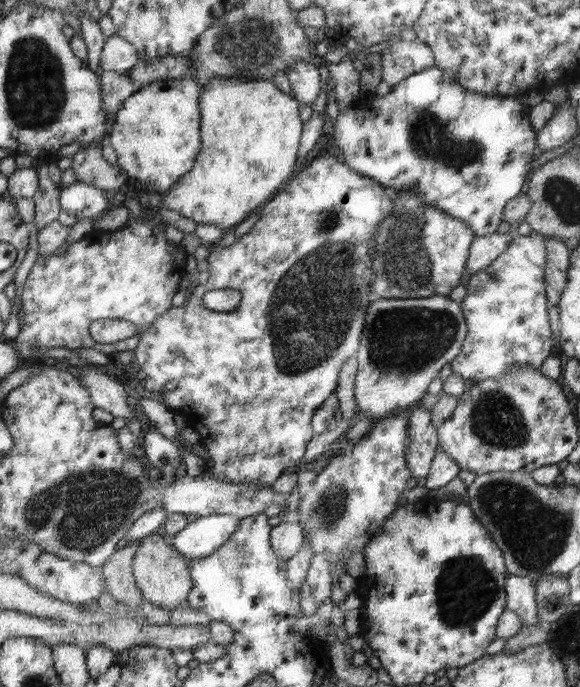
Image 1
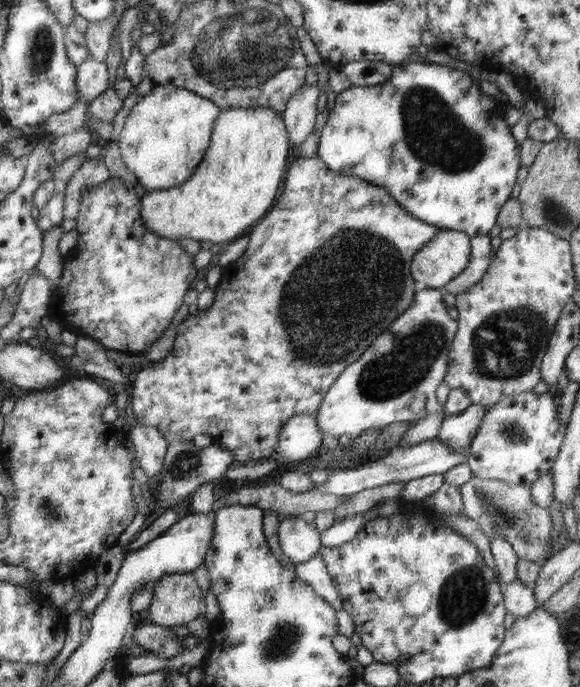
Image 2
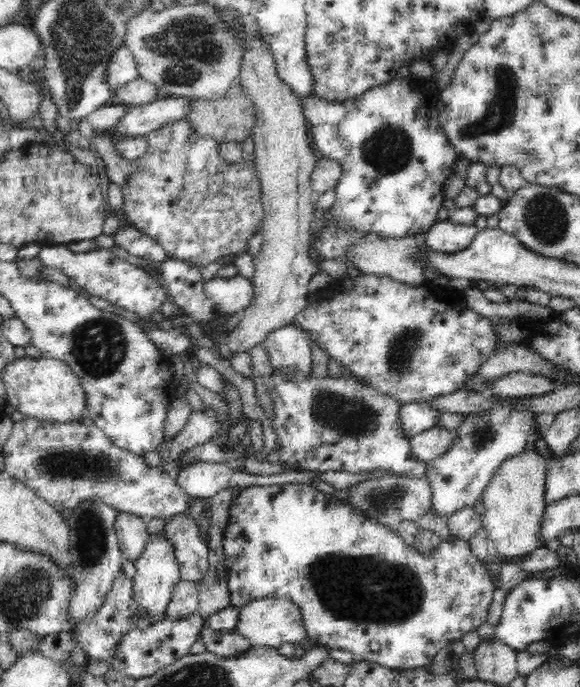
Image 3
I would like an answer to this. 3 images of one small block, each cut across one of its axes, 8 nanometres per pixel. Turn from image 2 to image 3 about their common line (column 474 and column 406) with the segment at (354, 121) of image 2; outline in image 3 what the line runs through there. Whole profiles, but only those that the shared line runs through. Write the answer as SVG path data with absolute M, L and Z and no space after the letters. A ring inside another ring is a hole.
M396 77L386 85L381 85L360 97L338 101L328 101L312 95L300 97L307 124L310 124L311 145L323 158L336 160L341 165L341 177L333 188L336 200L330 206L339 223L339 228L356 228L359 232L374 233L381 237L402 238L414 236L414 232L426 232L438 221L436 216L442 202L444 182L454 174L456 162L462 155L454 148L439 127L434 102L434 82L426 86L416 84L410 77Z

